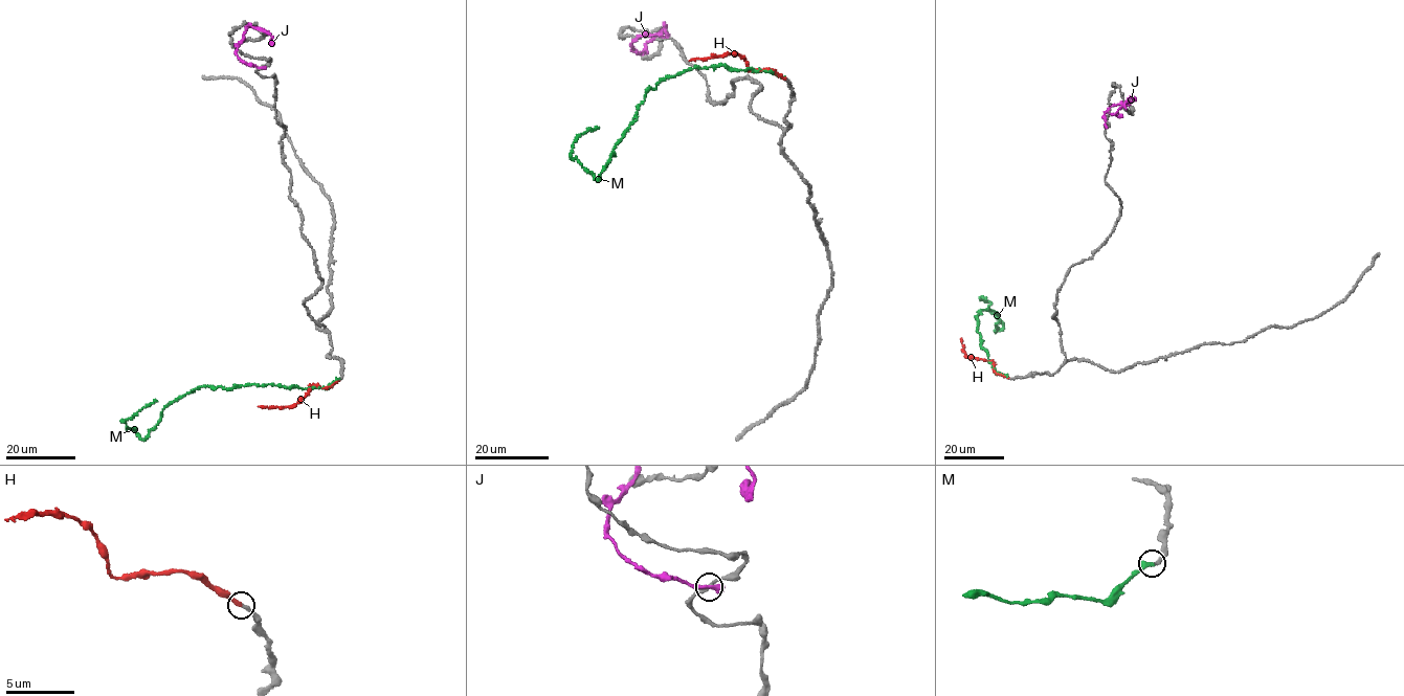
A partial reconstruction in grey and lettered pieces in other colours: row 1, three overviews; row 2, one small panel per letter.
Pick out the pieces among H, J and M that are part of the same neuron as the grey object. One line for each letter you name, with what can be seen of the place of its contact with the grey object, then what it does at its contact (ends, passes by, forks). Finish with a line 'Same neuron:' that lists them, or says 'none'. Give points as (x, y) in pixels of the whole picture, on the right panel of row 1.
H: meets grey at (1008, 377); it ends there
Same neuron: H

